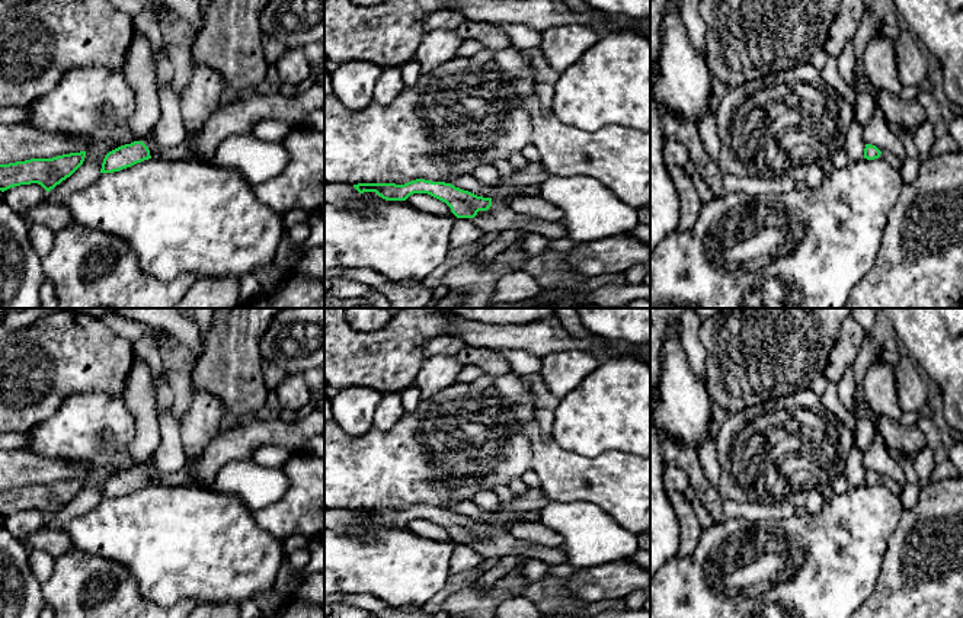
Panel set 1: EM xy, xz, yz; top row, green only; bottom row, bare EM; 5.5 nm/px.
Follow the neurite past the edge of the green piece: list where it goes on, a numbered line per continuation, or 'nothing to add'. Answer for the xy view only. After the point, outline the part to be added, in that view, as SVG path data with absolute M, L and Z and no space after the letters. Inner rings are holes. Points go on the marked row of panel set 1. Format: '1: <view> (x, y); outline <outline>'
nothing to add

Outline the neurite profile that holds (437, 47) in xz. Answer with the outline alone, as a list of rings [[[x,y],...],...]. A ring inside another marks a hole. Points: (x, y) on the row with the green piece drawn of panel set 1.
[[[432,31],[425,32],[416,52],[416,63],[420,67],[420,74],[431,73],[448,60],[458,57],[458,49],[463,39],[455,31]]]

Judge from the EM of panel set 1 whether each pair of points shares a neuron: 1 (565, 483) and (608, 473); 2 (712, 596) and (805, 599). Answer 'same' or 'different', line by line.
1: same
2: same

